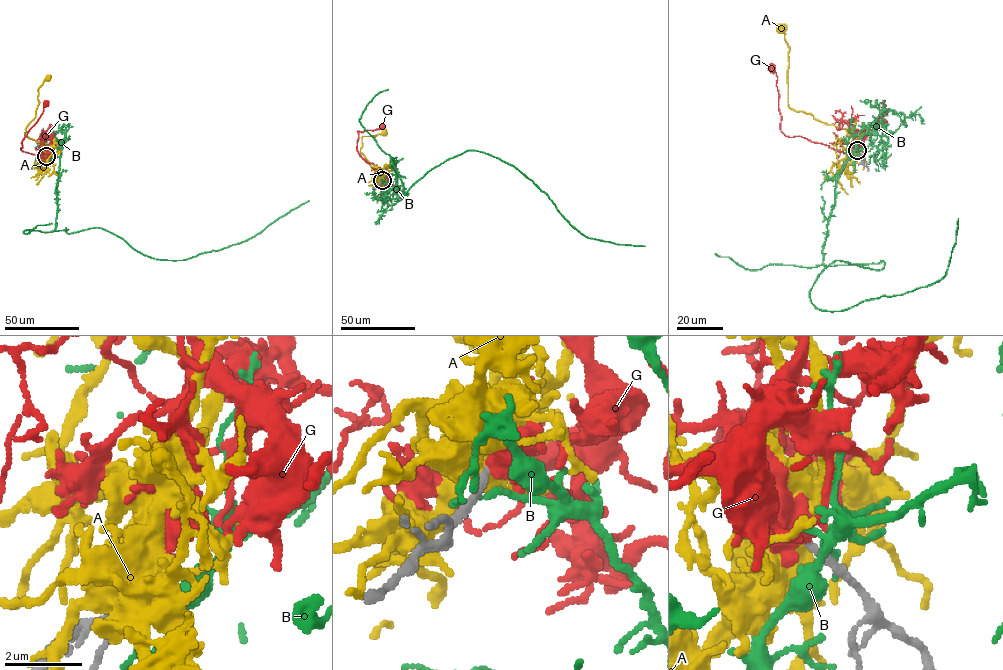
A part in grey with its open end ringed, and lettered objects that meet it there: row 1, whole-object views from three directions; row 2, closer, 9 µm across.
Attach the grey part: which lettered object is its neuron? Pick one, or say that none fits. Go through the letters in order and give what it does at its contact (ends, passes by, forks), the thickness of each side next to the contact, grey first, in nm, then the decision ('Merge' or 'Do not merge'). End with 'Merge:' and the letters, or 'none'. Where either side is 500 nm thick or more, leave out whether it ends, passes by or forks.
A: Thickness 200 nm (grey) against 850 nm. Do not merge
B: It ends there. Thickness 280 nm (grey) against 170 nm. Do not merge
G: Thickness 200 nm (grey) against 600 nm. Do not merge
Merge: none

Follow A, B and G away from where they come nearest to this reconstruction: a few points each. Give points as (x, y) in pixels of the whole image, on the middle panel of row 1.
A: (382, 181), (384, 181), (360, 151), (363, 136), (374, 136), (384, 132)
B: (381, 182), (396, 186), (392, 158), (402, 198), (435, 167), (475, 150), (513, 165), (588, 237), (644, 246)
G: (382, 181), (384, 171), (367, 163), (357, 145), (358, 132), (380, 129), (383, 125)

